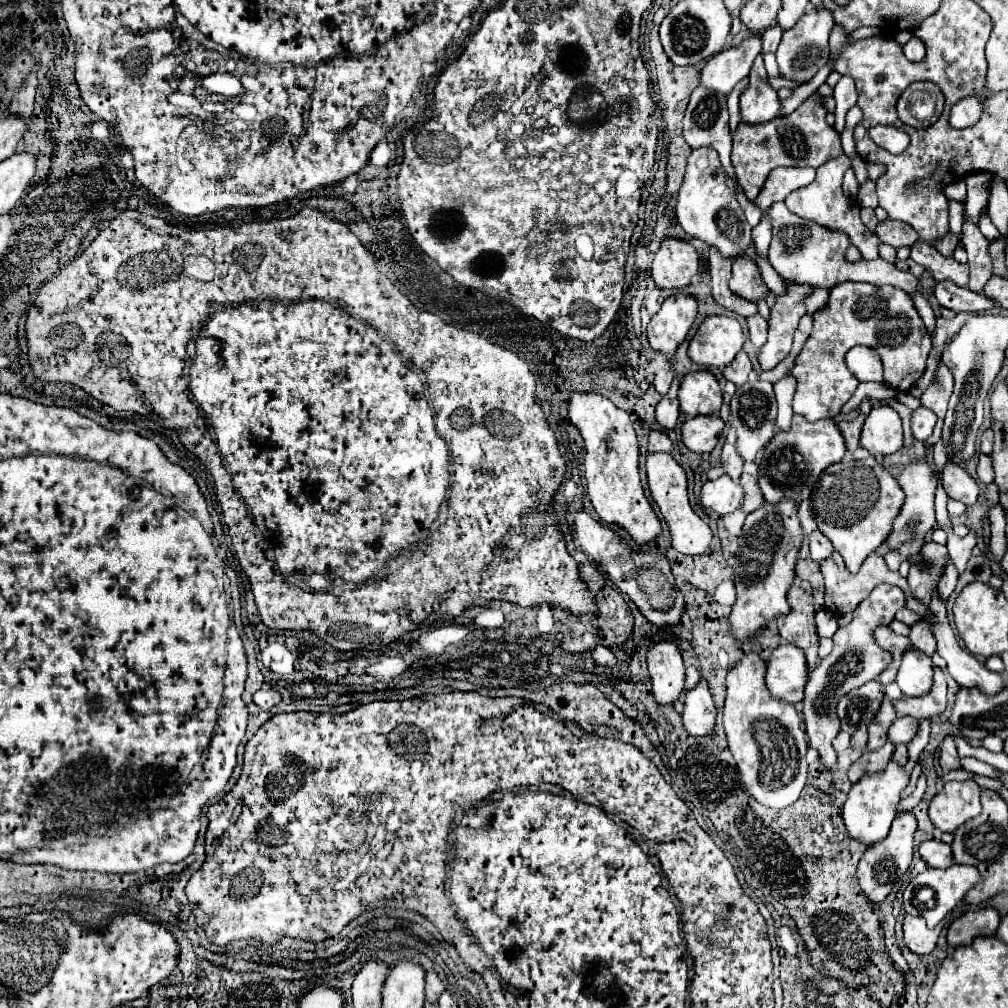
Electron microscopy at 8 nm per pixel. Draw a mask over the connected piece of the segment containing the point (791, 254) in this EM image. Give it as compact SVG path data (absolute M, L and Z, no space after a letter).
M776 202L770 208L762 212L762 216L770 218L772 224L772 242L768 250L768 258L772 268L778 272L778 276L786 282L792 284L806 284L812 288L834 288L840 282L870 282L874 286L896 286L906 292L914 292L918 278L898 270L894 264L878 258L878 260L858 260L858 262L848 262L846 260L846 248L850 244L850 238L842 230L828 230L828 244L814 244L820 234L816 230L806 228L806 220L792 216L788 208L784 208L784 202Z

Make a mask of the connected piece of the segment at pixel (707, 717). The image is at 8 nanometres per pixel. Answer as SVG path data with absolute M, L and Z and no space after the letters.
M704 678L696 684L696 688L686 690L682 720L684 720L684 728L692 736L714 734L716 708L708 690L708 682Z

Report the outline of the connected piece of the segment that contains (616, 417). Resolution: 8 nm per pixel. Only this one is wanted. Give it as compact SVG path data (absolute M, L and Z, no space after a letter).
M574 392L566 402L568 420L580 430L586 444L586 492L596 514L606 524L624 526L638 544L652 542L660 532L660 522L640 482L638 442L628 412L616 408L608 398L594 392Z

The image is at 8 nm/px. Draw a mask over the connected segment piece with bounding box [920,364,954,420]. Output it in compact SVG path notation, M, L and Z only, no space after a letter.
M940 364L938 372L936 372L936 380L930 384L930 388L922 394L921 405L930 408L940 420L944 420L948 410L950 394L952 394L952 376L950 370Z

